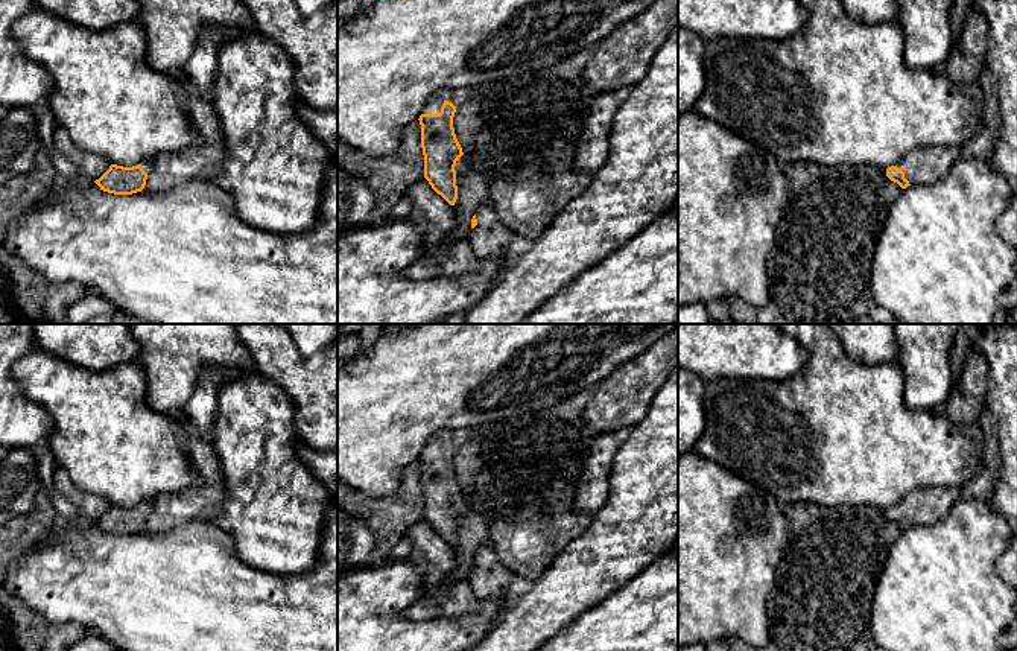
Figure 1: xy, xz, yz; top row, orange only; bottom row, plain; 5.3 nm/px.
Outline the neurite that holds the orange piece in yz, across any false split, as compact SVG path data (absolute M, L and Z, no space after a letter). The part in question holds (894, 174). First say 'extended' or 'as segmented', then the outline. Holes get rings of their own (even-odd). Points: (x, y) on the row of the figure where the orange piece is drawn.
extended; M929 146L914 149L900 163L885 169L886 176L901 189L906 189L911 184L935 183L949 173L959 154L961 148L958 146Z

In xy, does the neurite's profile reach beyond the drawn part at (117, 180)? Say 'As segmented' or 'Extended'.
Extended

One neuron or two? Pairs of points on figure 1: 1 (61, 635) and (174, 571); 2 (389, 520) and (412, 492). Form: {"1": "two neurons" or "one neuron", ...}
{"1": "two neurons", "2": "one neuron"}

